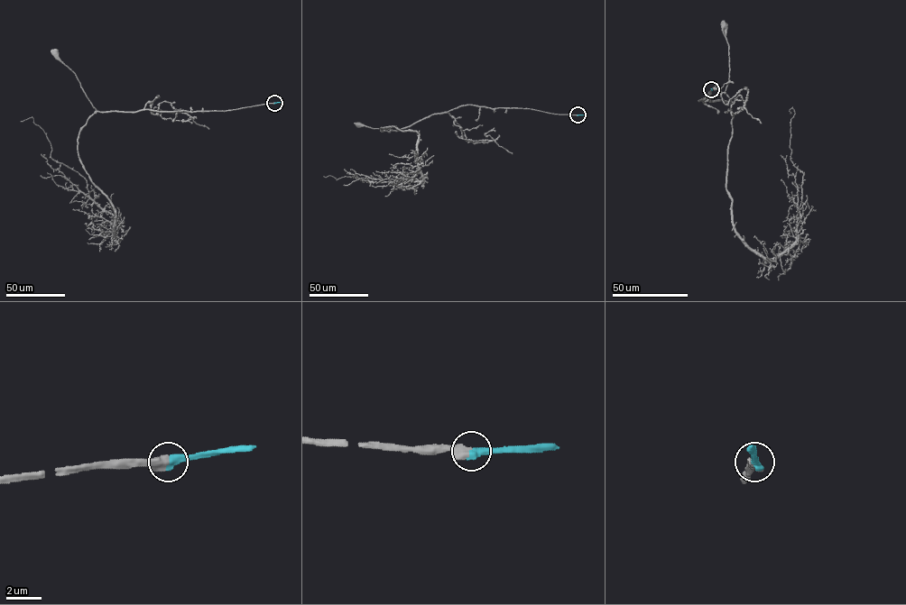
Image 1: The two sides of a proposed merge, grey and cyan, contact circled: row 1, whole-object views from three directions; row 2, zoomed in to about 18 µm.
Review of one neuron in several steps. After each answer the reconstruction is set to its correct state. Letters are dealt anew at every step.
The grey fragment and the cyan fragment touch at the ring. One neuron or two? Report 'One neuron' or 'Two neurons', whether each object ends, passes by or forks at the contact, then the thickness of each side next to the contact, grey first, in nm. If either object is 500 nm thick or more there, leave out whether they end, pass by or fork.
One neuron. Thickness 600 nm (grey) against 500 nm

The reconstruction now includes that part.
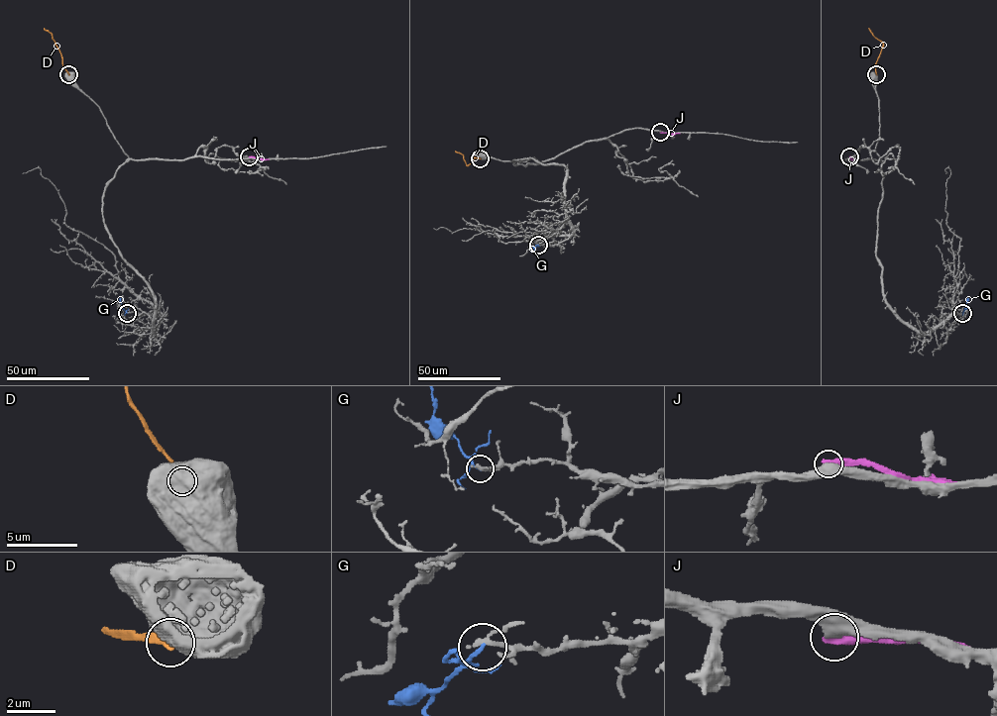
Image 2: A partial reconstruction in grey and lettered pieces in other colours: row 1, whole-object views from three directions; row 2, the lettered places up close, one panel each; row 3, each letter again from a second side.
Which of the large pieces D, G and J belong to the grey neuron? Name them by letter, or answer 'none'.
none

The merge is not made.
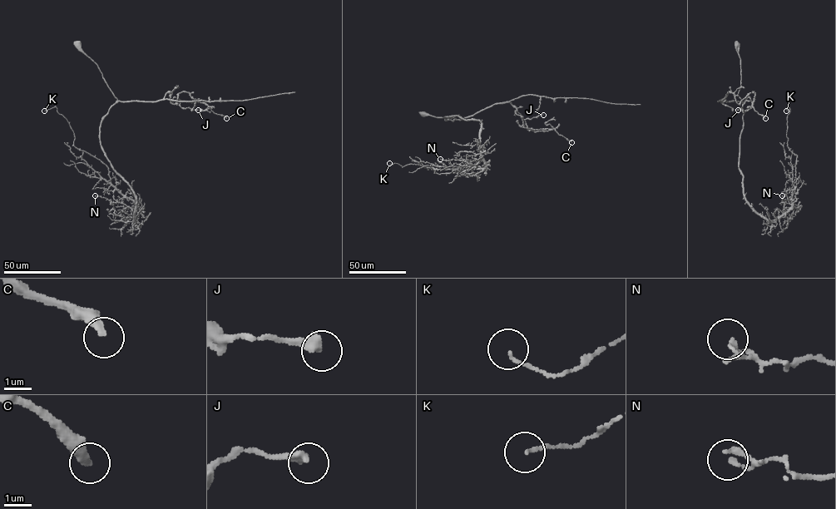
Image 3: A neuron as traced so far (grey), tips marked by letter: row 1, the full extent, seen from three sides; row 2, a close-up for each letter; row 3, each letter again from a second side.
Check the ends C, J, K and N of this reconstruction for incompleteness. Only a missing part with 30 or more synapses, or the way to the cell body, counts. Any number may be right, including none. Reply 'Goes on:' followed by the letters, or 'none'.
Goes on: none

